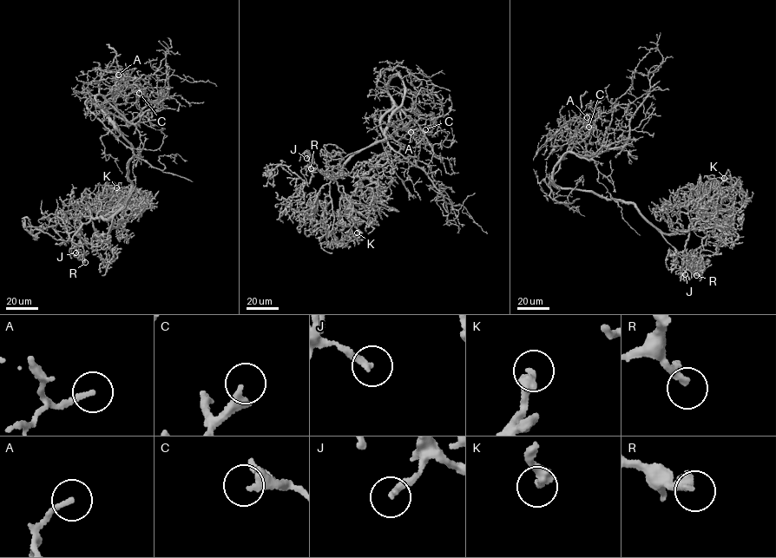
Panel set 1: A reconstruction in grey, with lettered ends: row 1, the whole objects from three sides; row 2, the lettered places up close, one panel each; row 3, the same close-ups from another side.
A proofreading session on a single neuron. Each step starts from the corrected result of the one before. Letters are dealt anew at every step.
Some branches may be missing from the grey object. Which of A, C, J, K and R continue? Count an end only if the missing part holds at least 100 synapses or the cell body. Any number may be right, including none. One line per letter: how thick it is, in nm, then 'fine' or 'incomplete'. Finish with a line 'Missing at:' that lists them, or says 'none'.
A: calibre 180 nm; fine
C: calibre 360 nm; fine
J: calibre 260 nm; fine
K: calibre 340 nm; fine
R: calibre 360 nm; incomplete
Missing at: R

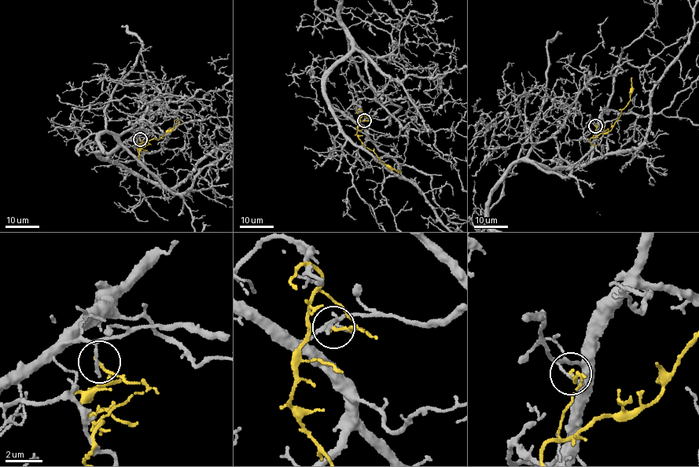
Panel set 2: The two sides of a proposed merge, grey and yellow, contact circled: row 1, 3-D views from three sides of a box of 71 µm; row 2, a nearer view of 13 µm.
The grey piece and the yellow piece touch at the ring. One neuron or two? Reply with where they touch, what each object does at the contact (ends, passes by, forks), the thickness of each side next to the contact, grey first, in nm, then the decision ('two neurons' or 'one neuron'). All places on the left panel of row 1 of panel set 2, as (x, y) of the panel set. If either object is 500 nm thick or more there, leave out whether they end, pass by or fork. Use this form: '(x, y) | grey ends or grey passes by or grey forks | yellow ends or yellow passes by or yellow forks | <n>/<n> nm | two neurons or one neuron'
(140, 139) | grey ends | yellow ends | 190/150 nm | two neurons

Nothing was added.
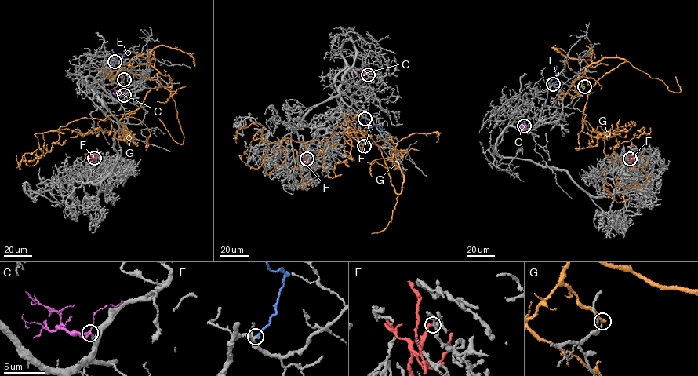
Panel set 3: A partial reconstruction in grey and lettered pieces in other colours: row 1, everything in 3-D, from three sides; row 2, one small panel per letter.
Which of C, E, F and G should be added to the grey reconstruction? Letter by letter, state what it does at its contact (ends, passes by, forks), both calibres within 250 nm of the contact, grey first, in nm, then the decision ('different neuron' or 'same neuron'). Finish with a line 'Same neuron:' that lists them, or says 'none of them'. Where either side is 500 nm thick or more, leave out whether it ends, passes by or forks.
C: it ends | 190/220 nm | same neuron
E: it ends | 200/180 nm | different neuron
F: it ends | 340/240 nm | same neuron
G: it ends | 150/240 nm | different neuron
Same neuron: C, F

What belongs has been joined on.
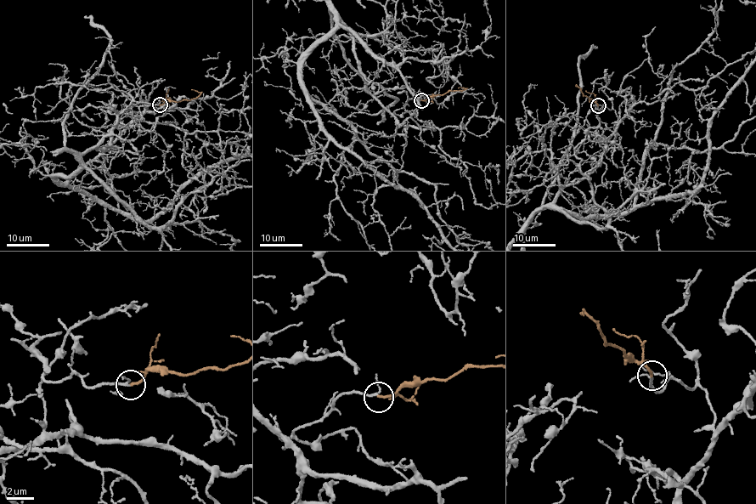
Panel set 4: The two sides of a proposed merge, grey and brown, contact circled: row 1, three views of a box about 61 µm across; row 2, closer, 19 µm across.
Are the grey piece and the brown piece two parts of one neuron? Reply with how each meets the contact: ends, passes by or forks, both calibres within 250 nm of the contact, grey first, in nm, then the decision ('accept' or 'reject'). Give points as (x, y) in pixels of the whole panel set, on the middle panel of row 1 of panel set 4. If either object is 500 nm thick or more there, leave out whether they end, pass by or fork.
grey passes by | brown ends | 150/190 nm | accept

